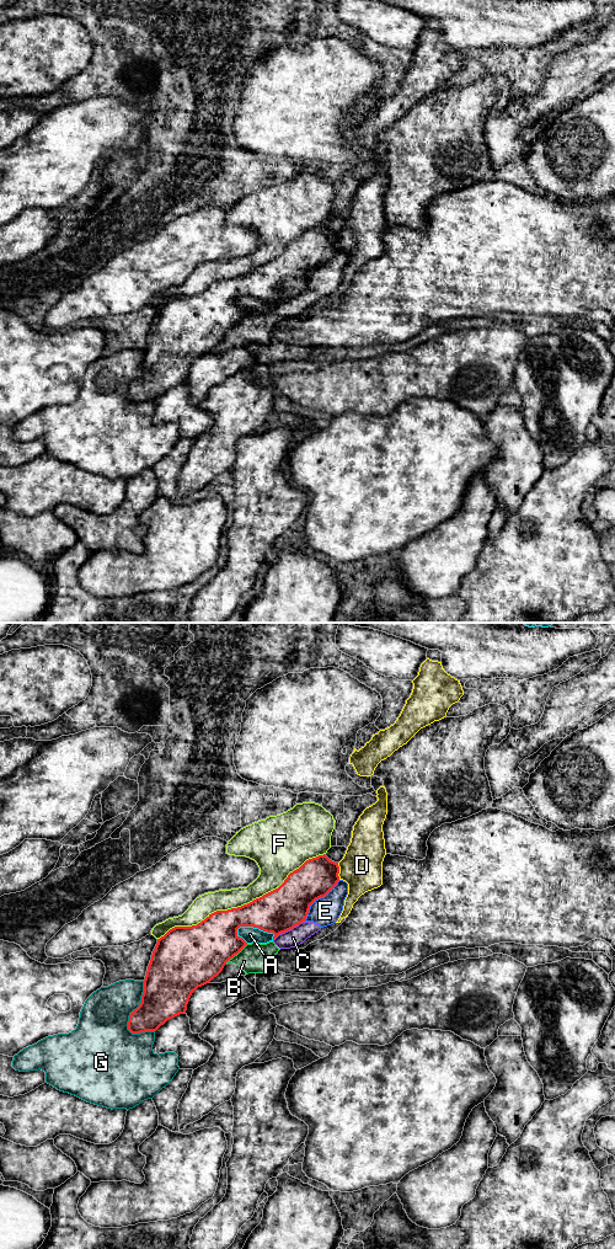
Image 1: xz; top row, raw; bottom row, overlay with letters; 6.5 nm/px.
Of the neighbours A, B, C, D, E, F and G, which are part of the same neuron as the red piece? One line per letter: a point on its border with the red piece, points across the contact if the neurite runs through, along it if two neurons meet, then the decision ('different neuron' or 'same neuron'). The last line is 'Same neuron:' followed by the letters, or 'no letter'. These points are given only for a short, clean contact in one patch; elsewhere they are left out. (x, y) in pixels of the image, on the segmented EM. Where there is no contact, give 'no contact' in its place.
A: contact xz (256, 927); different neuron
B: contact xz (236, 954); different neuron
C: contact xz (288, 929); border xz (304, 921), (282, 932), (273, 940); different neuron
D: contact xz (338, 871); different neuron
E: contact xz (317, 898); border xz (340, 880), (310, 906), (304, 921); different neuron
F: contact xz (241, 906); different neuron
G: contact xz (137, 1008); different neuron
Same neuron: no letter

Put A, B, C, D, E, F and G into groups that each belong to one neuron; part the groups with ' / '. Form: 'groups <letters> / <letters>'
groups A / B C E / D / F / G

